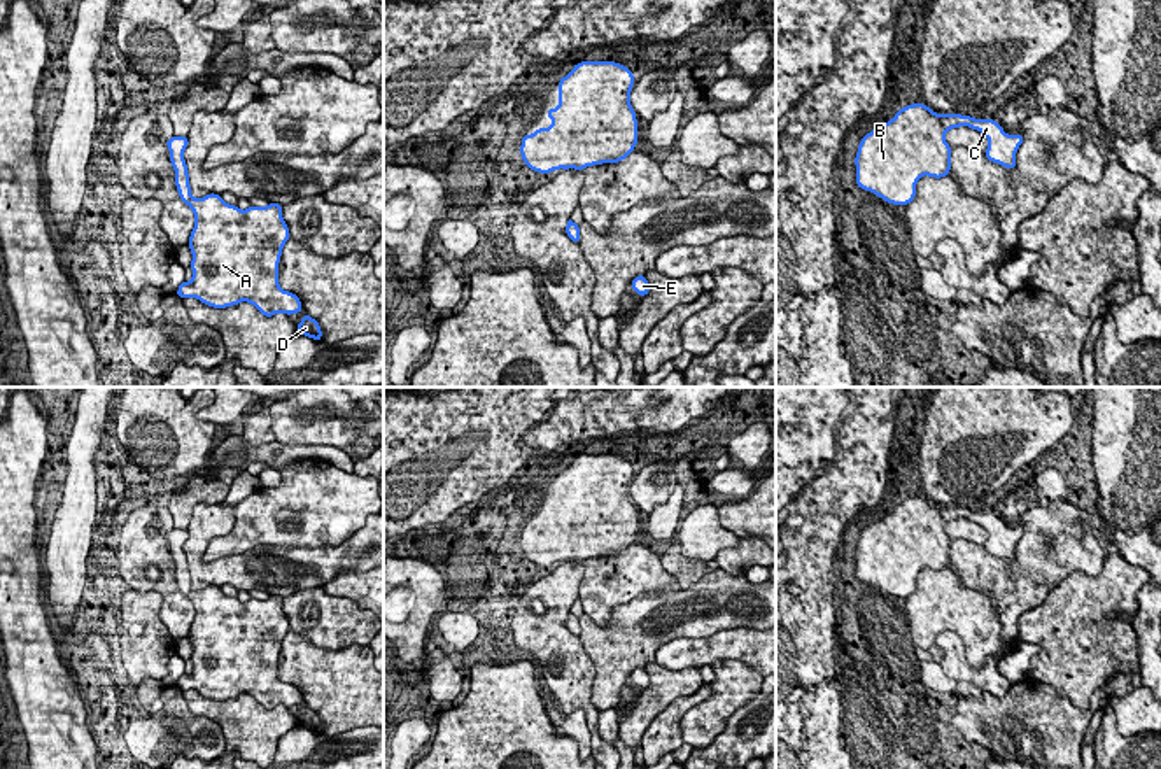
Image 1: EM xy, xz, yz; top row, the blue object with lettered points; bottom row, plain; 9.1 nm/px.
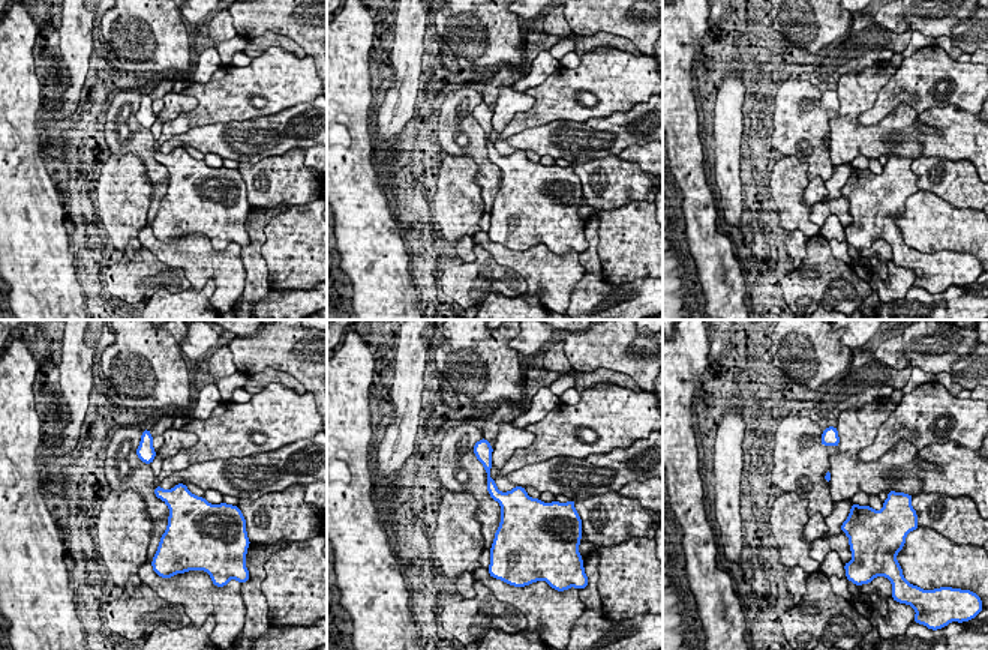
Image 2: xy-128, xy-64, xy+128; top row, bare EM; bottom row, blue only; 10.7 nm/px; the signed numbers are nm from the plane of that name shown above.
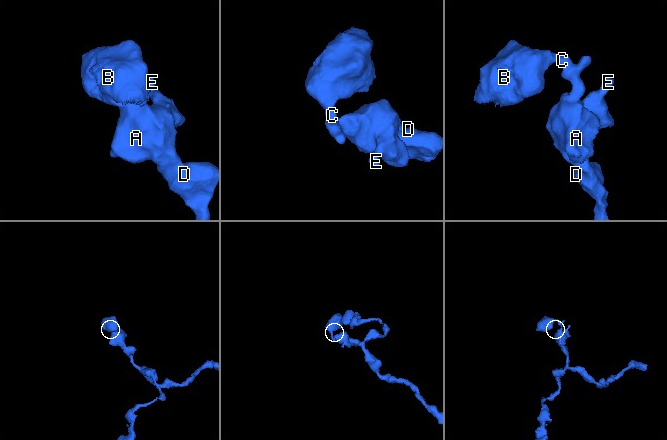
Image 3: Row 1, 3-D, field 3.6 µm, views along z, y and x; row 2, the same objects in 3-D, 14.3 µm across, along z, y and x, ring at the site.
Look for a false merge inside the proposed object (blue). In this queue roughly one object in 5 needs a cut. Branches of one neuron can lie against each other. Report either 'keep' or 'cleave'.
keep

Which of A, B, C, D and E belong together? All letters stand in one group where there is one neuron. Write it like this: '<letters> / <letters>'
A B C D E

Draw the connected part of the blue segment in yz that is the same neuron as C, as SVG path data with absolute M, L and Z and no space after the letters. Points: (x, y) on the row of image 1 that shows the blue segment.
M912 103L862 138L855 158L856 186L886 203L911 203L923 175L933 179L949 175L951 145L944 135L960 126L977 130L988 138L984 156L989 161L1009 170L1016 168L1016 151L1024 142L1021 133L1007 135L993 119L937 114L925 103Z

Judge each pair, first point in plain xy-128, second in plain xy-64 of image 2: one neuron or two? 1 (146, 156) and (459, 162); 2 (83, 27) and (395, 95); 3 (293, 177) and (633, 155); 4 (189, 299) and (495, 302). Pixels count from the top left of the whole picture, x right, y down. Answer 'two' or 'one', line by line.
1: two
2: one
3: two
4: one

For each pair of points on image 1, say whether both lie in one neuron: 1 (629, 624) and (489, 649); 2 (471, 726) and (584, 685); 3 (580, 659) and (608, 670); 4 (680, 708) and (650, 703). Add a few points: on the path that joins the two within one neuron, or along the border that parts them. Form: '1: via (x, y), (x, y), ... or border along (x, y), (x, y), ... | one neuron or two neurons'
1: border along (578, 636), (596, 675) | two neurons
2: border along (538, 694), (541, 698) | two neurons
3: border along (578, 636), (594, 668), (594, 678) | two neurons
4: border along (701, 684), (694, 692), (675, 698), (641, 738) | two neurons

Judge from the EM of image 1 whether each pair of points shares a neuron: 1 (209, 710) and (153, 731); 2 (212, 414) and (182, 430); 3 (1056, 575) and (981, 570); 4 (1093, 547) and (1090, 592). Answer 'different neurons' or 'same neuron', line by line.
1: different neurons
2: different neurons
3: same neuron
4: different neurons

